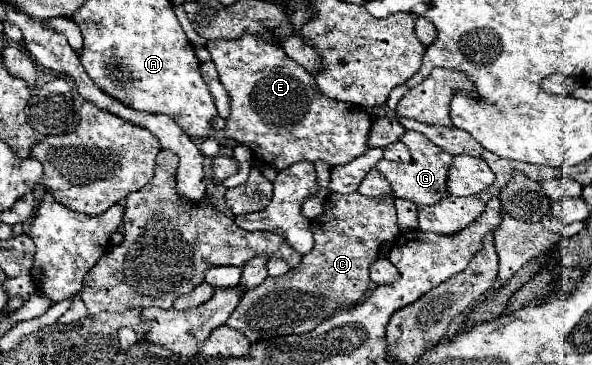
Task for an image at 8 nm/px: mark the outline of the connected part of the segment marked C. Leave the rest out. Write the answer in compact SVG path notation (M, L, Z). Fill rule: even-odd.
M332 192L324 202L322 216L310 222L314 248L302 262L284 276L268 276L258 288L246 292L226 320L226 326L242 332L250 342L260 342L286 334L304 334L342 308L356 306L370 288L368 266L378 258L382 242L394 242L400 228L396 224L394 198L366 198L358 192Z

